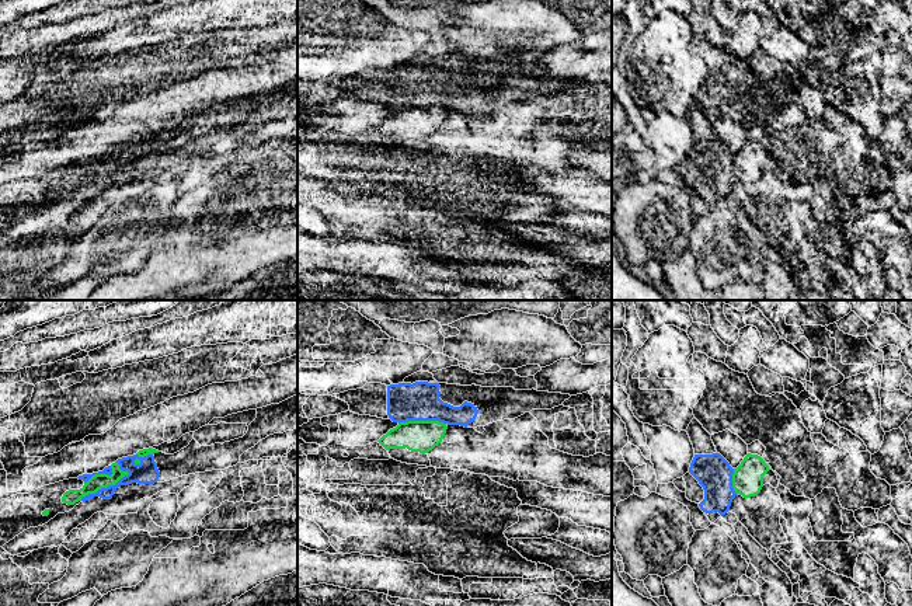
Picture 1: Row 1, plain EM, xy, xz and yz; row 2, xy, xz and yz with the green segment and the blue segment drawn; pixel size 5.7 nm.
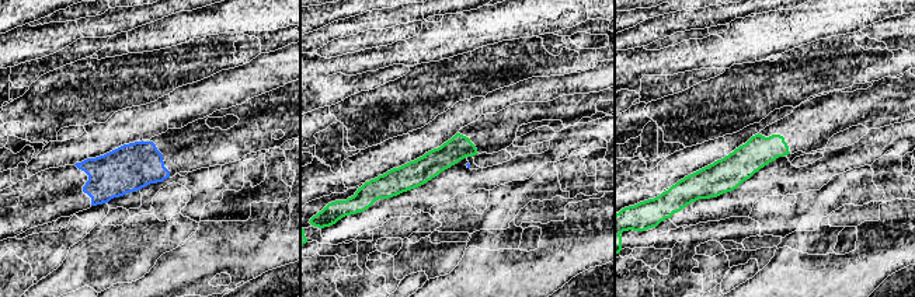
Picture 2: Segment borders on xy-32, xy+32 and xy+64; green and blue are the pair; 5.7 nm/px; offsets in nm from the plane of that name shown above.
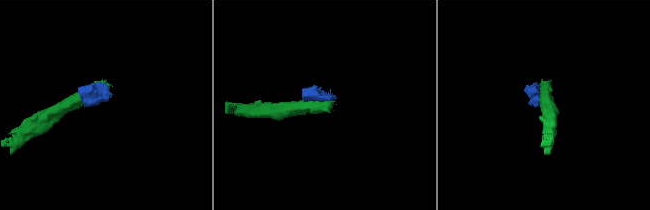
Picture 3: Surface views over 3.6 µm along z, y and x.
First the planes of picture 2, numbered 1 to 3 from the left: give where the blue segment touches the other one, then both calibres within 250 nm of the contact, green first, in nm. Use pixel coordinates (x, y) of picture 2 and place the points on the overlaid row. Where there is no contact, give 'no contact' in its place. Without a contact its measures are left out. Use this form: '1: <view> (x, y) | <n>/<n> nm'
1: no contact
2: no contact
3: no contact

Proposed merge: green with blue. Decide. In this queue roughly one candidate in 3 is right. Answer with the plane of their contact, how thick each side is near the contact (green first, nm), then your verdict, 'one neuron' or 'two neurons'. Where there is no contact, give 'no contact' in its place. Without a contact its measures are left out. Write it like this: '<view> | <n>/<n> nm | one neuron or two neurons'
xy | 90/130 nm | two neurons

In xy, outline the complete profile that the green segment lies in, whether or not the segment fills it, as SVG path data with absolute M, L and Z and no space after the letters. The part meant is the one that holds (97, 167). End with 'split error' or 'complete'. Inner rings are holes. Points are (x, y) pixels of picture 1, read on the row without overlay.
M115 147L111 150L112 160L95 160L93 161L80 175L69 175L63 180L62 188L67 191L74 191L81 187L83 182L88 180L95 180L101 174L115 171L122 163L128 161L128 157L122 157L119 150Z; complete

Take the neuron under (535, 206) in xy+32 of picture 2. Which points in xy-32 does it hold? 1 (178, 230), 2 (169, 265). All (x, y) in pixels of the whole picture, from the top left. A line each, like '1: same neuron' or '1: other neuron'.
1: other neuron
2: same neuron

